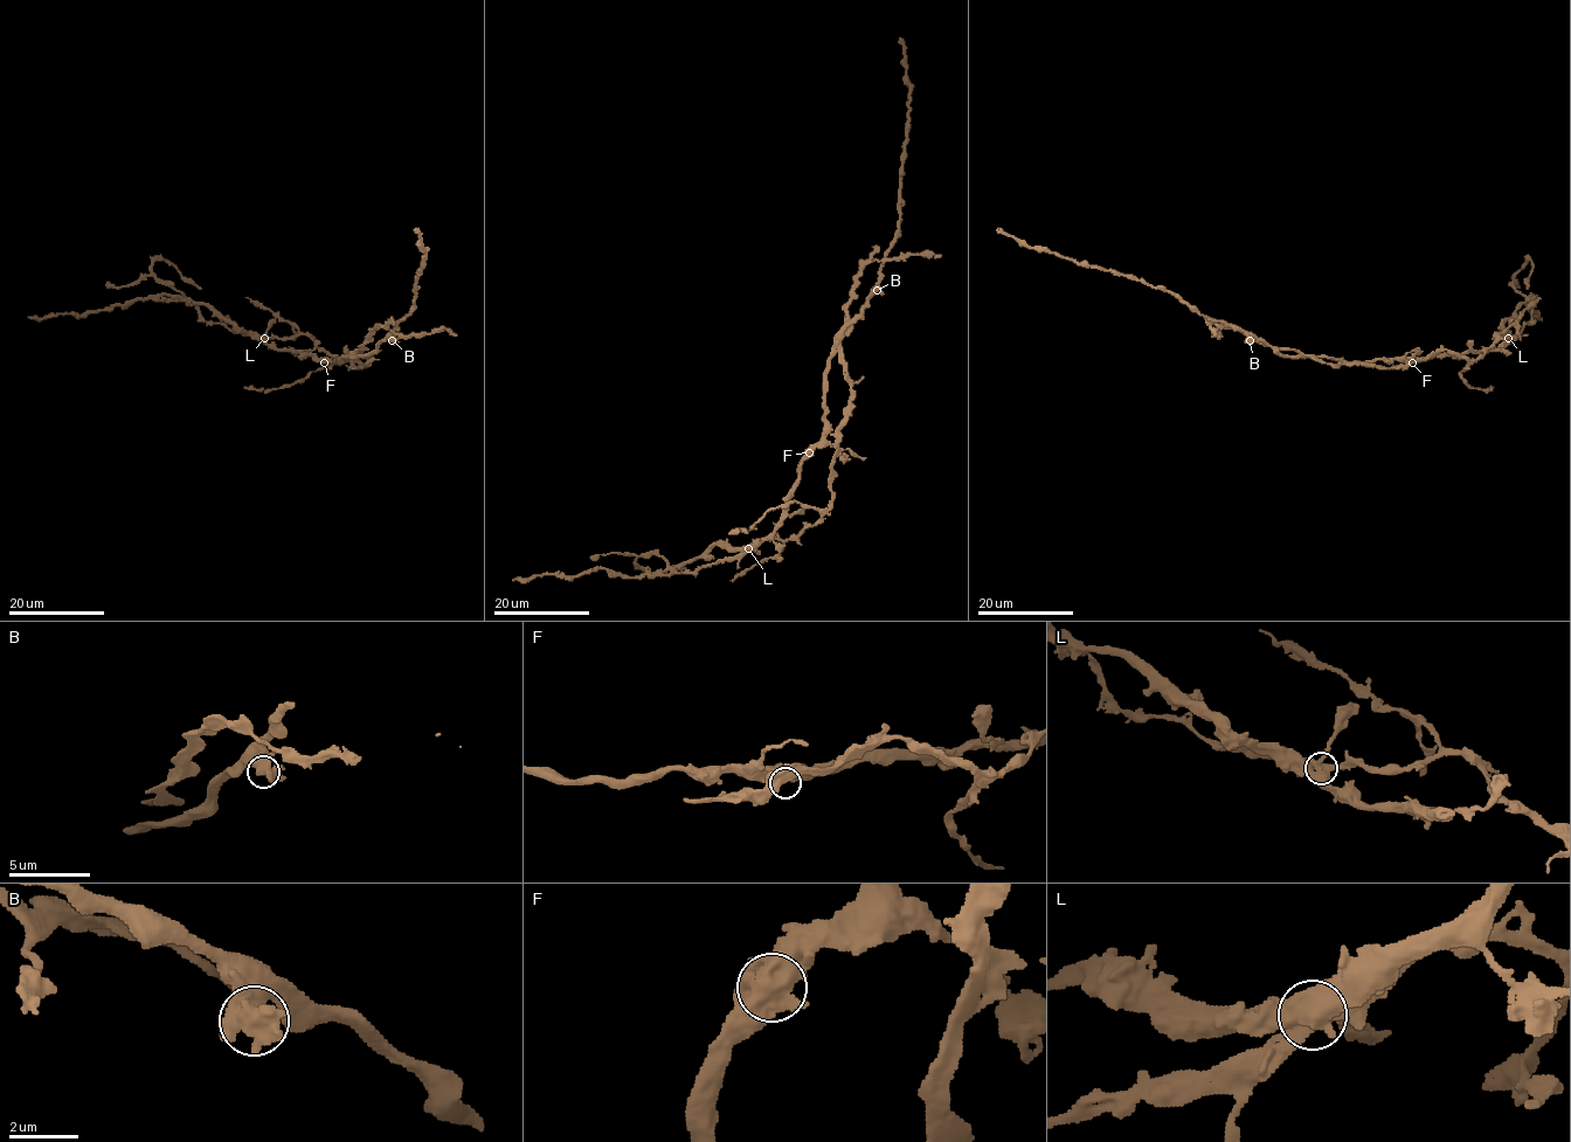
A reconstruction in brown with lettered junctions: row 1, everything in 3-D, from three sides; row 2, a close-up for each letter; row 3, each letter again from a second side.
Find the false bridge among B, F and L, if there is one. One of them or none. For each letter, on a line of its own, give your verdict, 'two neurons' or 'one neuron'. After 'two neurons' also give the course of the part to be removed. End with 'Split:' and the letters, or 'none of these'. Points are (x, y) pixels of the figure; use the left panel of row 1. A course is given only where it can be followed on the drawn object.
B: one neuron
F: one neuron
L: two neurons; foreign part runs (264, 338), (306, 334), (337, 360), (347, 350), (355, 368), (366, 364), (357, 352), (374, 329), (457, 336)
Split: L

